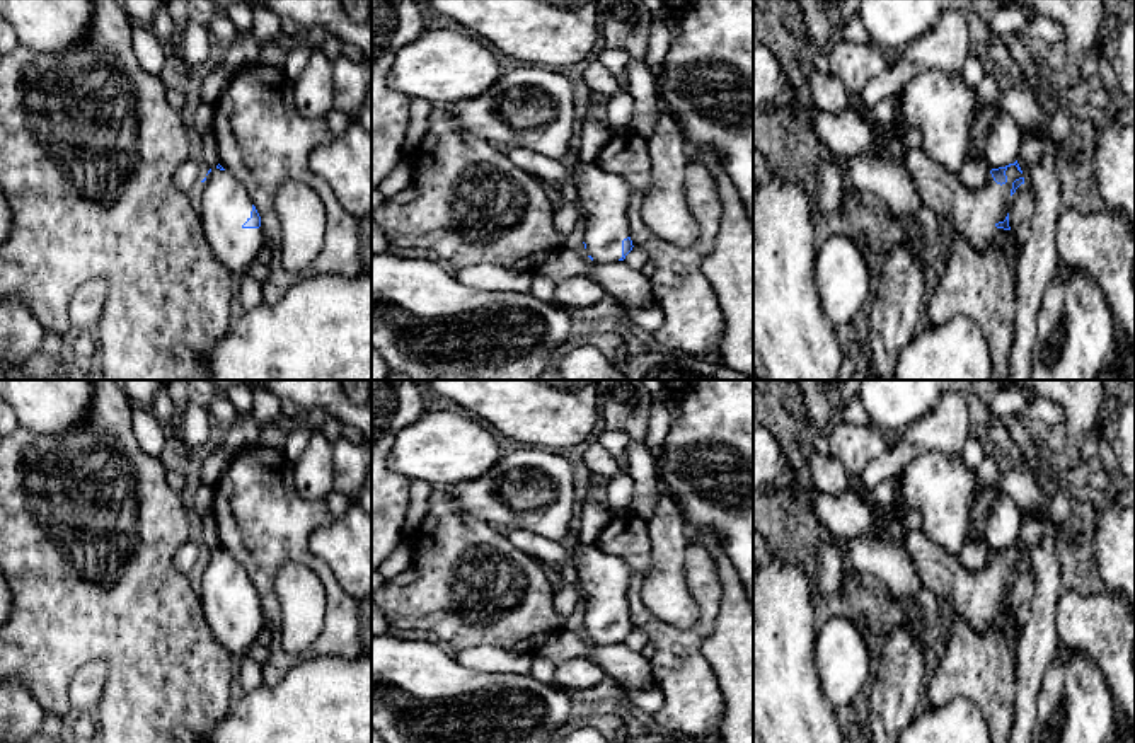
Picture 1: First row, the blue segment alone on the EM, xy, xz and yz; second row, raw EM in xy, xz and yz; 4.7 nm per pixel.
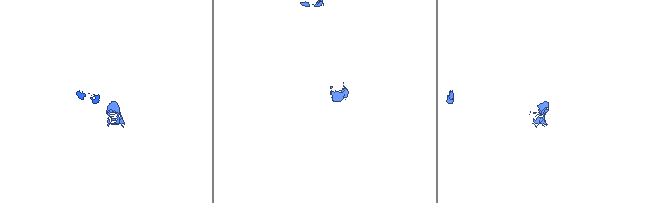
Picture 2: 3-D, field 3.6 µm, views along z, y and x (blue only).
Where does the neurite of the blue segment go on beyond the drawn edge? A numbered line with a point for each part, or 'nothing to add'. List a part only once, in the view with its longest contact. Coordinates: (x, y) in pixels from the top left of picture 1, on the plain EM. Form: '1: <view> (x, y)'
1: yz (972, 595)

